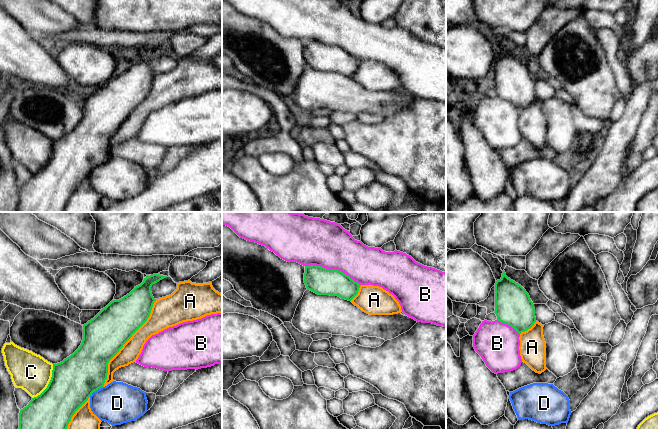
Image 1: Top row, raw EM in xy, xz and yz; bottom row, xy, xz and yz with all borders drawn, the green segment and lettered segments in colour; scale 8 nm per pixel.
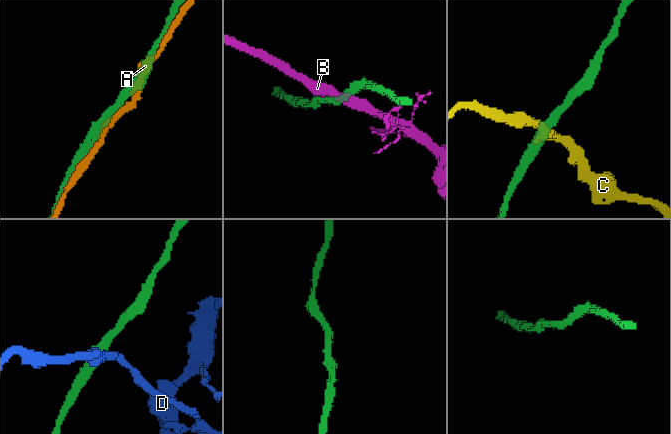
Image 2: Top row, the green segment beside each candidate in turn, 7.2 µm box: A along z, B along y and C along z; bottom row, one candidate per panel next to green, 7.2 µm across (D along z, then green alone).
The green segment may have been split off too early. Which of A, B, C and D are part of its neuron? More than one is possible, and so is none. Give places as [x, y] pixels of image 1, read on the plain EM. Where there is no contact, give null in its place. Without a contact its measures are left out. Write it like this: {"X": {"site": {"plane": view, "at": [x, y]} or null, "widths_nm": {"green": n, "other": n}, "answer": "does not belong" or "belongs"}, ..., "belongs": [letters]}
{"A": {"site": {"plane": "xy", "at": [125, 118]}, "widths_nm": {"green": 340, "other": 160}, "answer": "belongs"}, "B": {"site": {"plane": "xz", "at": [333, 46]}, "widths_nm": {"green": 220, "other": 360}, "answer": "does not belong"}, "C": {"site": {"plane": "xy", "at": [49, 159]}, "widths_nm": {"green": 360, "other": 300}, "answer": "does not belong"}, "D": {"site": {"plane": "xy", "at": [95, 166]}, "widths_nm": {"green": 360, "other": 340}, "answer": "does not belong"}, "belongs": ["A"]}

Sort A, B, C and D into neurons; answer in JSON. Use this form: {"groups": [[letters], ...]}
{"groups": [["A"], ["B"], ["C"], ["D"]]}

